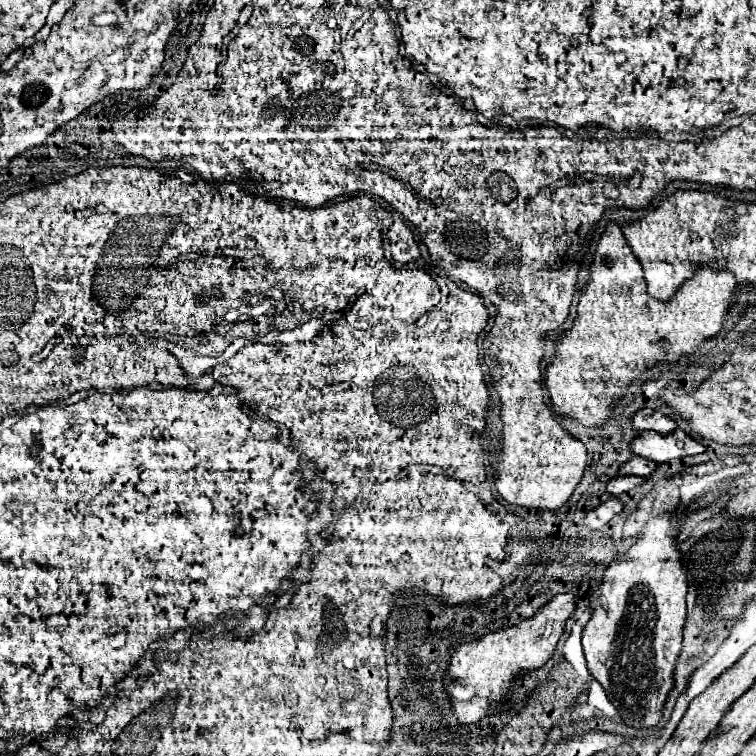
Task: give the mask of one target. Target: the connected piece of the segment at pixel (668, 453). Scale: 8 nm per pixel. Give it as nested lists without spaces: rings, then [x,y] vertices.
[[[676,428],[668,434],[644,430],[630,442],[630,450],[634,456],[642,456],[642,458],[648,458],[654,462],[666,462],[666,460],[676,460],[676,458],[700,454],[706,448],[702,444],[698,444],[686,432]]]

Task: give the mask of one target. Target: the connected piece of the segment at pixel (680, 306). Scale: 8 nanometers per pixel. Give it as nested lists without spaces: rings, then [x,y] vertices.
[[[610,222],[598,240],[594,260],[590,262],[586,290],[580,296],[576,318],[572,328],[566,330],[556,340],[556,354],[546,366],[546,386],[558,416],[578,418],[584,426],[600,426],[606,422],[612,400],[624,396],[626,384],[636,380],[644,368],[656,362],[676,362],[682,354],[696,352],[704,338],[710,338],[722,330],[724,318],[728,314],[728,304],[736,288],[732,272],[706,268],[704,264],[692,268],[694,276],[688,278],[672,296],[672,300],[660,302],[646,292],[646,282],[642,278],[640,262],[628,248],[628,242],[616,222]]]

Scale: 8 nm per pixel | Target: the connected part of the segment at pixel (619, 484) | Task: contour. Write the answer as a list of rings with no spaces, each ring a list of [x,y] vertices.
[[[614,476],[614,478],[606,478],[606,490],[612,494],[612,496],[618,496],[618,494],[624,494],[628,490],[632,490],[634,486],[642,484],[642,476]]]

